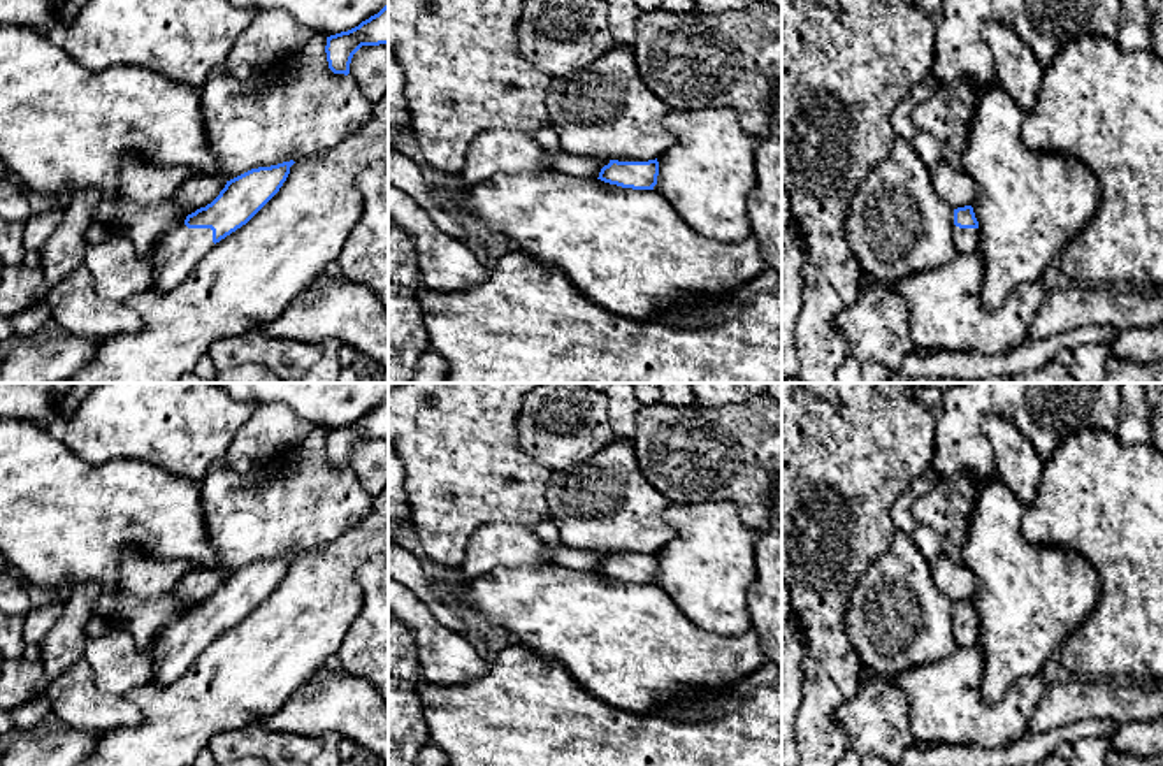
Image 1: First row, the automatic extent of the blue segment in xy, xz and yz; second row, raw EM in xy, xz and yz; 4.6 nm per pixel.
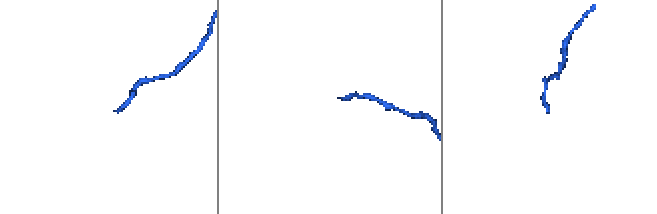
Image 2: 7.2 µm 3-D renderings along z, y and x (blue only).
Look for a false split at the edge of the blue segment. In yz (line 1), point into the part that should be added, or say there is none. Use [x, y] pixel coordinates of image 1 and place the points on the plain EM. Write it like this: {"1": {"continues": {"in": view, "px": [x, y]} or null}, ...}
{"1": {"continues": {"in": "yz", "px": [965, 633]}}}

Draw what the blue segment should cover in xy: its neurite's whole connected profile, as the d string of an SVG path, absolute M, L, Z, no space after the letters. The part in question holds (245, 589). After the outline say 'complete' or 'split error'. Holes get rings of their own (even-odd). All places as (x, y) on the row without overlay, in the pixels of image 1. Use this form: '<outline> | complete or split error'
M295 555L251 562L230 574L206 601L188 608L153 643L153 683L169 685L186 673L221 632L246 618L283 580Z | split error

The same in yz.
M972 599L954 603L952 629L956 647L973 647L979 643L979 615Z | split error

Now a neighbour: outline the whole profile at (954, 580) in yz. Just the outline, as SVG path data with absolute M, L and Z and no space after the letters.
M942 553L929 560L929 566L935 583L952 603L972 599L977 582L964 564L956 564Z

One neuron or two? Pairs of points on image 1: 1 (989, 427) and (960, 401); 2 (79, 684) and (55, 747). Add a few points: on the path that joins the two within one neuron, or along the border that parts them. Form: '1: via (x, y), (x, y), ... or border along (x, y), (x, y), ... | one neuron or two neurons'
1: border along (995, 413), (982, 422), (991, 461) | two neurons
2: border along (58, 724), (97, 729), (101, 733) | two neurons

